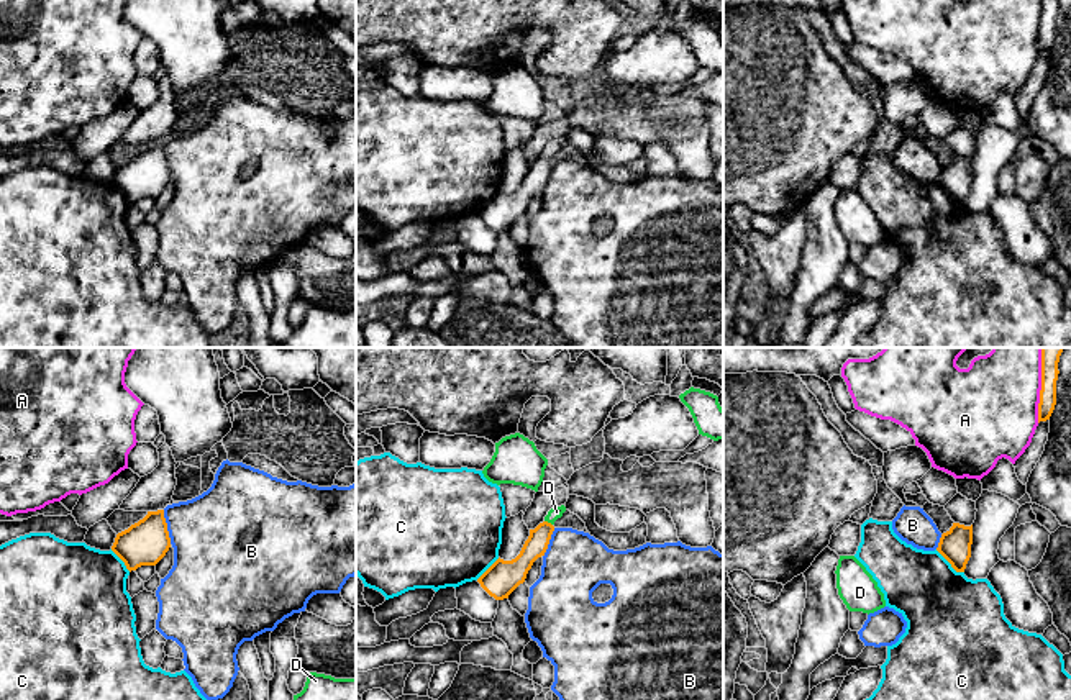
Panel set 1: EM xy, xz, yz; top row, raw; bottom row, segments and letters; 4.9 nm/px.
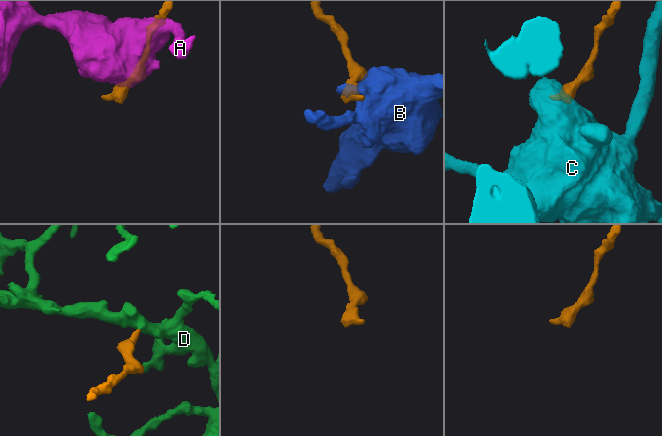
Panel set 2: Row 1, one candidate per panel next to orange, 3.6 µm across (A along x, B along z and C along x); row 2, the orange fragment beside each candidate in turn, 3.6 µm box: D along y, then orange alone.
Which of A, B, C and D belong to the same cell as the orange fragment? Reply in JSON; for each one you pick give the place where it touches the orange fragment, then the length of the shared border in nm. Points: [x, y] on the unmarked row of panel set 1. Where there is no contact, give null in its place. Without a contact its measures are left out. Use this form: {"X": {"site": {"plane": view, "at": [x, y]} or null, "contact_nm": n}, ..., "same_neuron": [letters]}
{"D": {"site": {"plane": "xz", "at": [546, 154]}, "contact_nm": 50}, "same_neuron": ["D"]}

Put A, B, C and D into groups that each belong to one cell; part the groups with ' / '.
A / B / C / D

